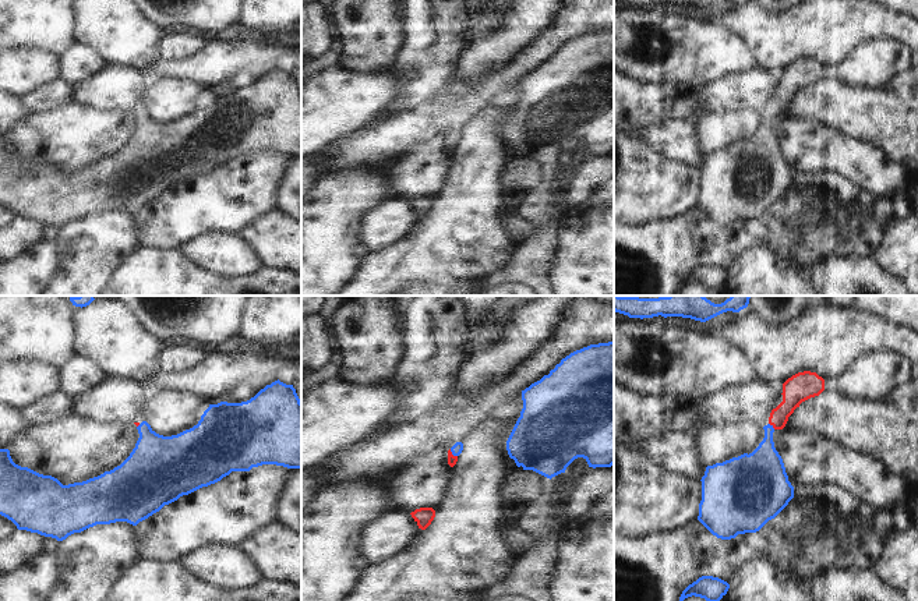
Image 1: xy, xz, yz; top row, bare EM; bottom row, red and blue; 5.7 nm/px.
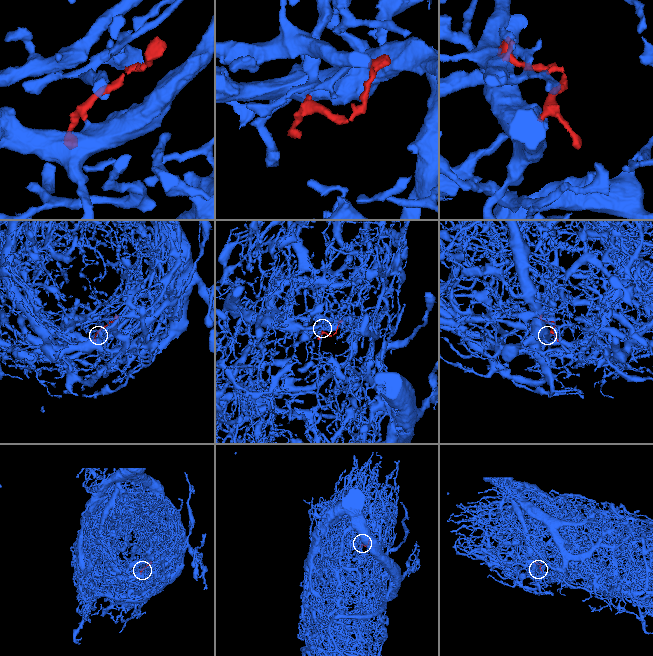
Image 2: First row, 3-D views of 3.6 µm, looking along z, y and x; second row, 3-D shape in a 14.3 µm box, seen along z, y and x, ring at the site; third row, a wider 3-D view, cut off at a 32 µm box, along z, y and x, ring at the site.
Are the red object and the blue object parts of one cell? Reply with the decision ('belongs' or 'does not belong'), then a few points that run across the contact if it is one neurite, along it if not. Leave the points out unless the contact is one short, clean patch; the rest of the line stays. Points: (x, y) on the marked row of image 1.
belongs; line yz (795, 389), (790, 403), (772, 424), (763, 466)

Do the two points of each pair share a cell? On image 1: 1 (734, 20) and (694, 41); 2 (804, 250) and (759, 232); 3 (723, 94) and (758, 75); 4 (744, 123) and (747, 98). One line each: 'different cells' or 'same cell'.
1: different cells
2: different cells
3: same cell
4: different cells

